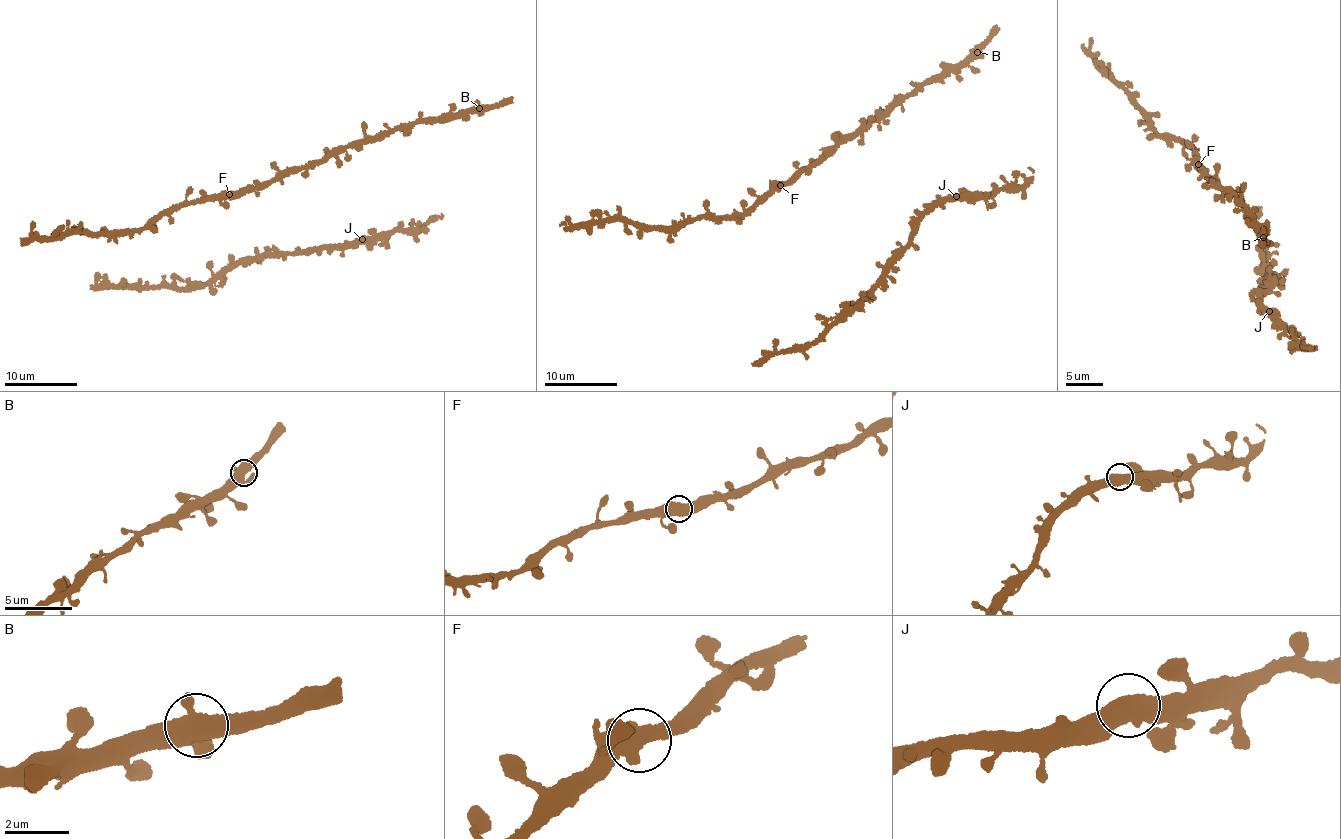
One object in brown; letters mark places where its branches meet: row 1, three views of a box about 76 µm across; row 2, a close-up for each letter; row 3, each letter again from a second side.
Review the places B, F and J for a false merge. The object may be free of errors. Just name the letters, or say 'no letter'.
no letter

